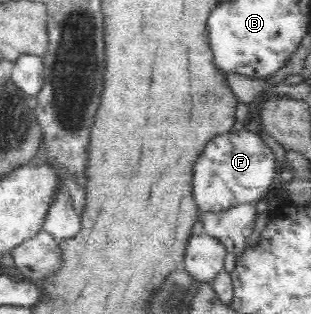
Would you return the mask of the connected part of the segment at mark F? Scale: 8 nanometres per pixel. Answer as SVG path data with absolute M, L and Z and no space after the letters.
M229 130L206 143L194 165L192 194L200 211L226 211L241 203L269 198L278 169L276 155L259 134Z

